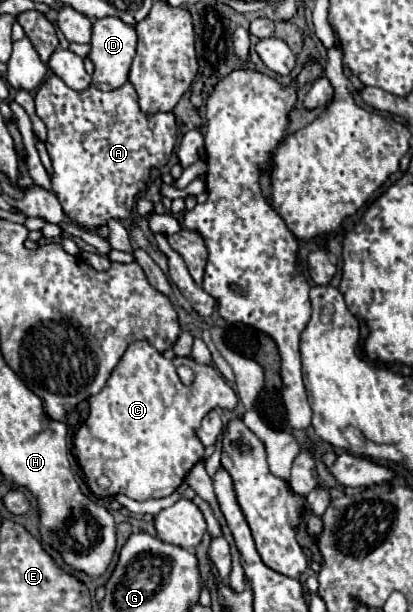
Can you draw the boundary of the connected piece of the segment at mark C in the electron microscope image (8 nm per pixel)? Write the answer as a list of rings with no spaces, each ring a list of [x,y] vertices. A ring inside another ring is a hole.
[[[137,340],[127,348],[105,388],[87,402],[89,418],[73,438],[87,486],[101,498],[121,492],[141,502],[163,498],[177,490],[203,456],[203,444],[195,434],[201,416],[217,406],[233,412],[237,396],[213,366],[197,364],[191,358],[167,360],[147,340]],[[181,364],[193,370],[195,380],[191,384],[179,380],[177,366]],[[101,476],[109,480],[107,488],[97,484]]]

